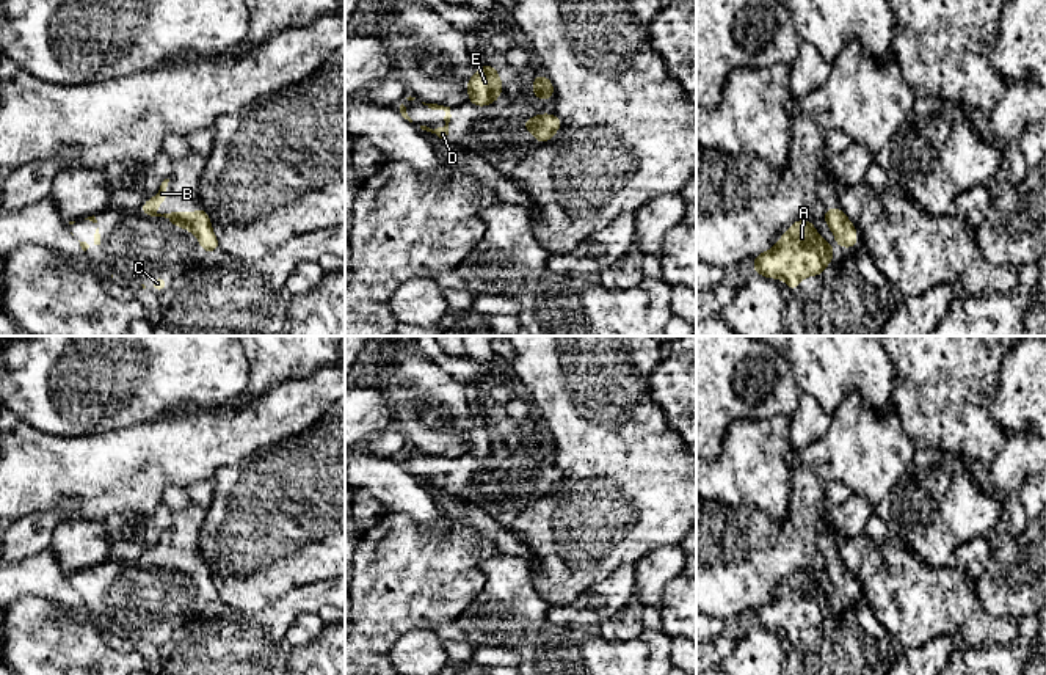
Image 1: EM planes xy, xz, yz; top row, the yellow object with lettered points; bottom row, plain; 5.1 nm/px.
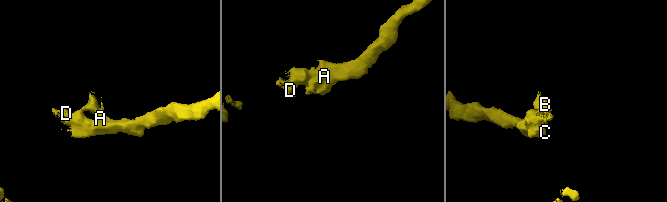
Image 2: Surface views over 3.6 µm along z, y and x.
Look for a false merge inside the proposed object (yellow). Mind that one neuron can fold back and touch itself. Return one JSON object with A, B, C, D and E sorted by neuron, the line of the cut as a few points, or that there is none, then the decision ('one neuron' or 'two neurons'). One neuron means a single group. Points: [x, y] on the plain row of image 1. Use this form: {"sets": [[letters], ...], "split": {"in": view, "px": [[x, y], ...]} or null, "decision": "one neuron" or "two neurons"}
{"sets": [["A", "B", "C", "D", "E"]], "split": null, "decision": "one neuron"}

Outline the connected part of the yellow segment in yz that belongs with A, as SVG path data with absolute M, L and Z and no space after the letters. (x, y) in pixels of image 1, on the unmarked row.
M795 571L767 604L757 606L751 615L757 626L783 629L790 644L800 640L803 628L819 628L825 623L836 603L831 601L808 571Z

